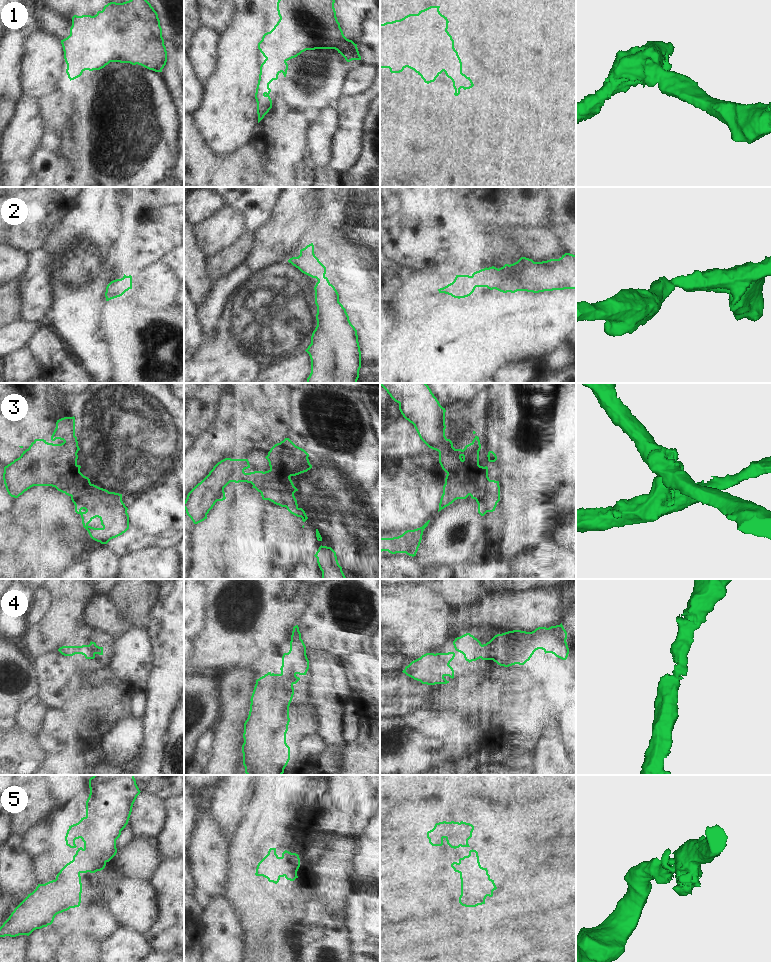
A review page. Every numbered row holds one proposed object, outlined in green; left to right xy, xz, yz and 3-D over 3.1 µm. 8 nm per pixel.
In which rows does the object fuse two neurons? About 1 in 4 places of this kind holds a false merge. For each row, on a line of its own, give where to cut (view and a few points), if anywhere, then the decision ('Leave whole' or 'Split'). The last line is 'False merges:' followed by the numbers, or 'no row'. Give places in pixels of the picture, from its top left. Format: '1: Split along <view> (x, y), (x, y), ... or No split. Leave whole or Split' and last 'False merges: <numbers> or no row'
1: No split. Leave whole
2: No split. Leave whole
3: Split along xz (283, 477), (280, 481), (270, 481), (265, 484), (260, 492). Split
4: No split. Leave whole
5: No split. Leave whole
False merges: 3.

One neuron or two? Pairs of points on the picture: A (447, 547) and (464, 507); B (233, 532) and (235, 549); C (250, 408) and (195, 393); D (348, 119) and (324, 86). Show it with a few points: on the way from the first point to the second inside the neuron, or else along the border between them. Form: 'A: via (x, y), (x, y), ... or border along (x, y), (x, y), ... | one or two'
A: via (446, 537), (449, 528), (460, 517) | one
B: via (234, 536), (235, 545) | one
C: border along (222, 393), (216, 402) | two
D: border along (342, 95), (339, 98) | two

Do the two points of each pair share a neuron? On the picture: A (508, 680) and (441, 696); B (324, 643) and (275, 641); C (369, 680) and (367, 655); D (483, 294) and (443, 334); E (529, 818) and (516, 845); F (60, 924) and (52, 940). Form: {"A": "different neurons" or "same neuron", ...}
{"A": "same neuron", "B": "different neurons", "C": "same neuron", "D": "same neuron", "E": "different neurons", "F": "different neurons"}

